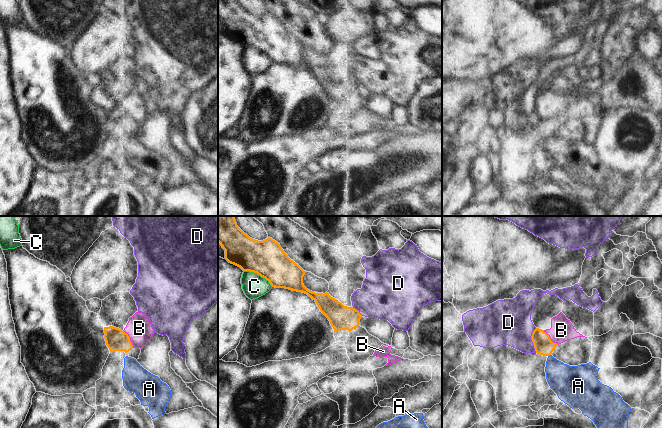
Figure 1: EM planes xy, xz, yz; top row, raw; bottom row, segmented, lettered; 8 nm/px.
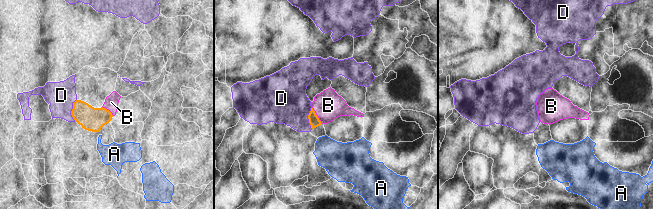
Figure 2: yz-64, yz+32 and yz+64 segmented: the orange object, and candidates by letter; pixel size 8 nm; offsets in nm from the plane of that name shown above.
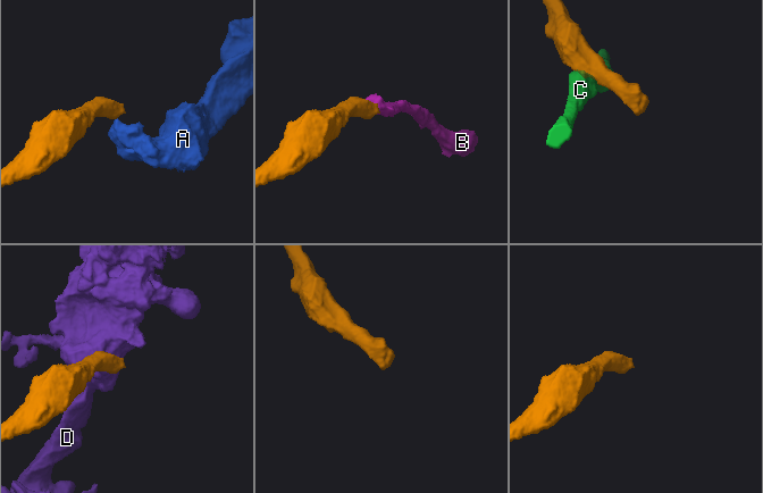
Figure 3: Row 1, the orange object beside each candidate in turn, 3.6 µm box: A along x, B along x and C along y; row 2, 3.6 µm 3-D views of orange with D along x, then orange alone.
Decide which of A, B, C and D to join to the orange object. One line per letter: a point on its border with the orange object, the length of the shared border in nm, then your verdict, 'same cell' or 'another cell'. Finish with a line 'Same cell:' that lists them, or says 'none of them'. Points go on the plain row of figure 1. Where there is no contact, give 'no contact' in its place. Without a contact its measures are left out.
A: meets orange in yz at (549, 131); contact 30 nm long; another cell
B: meets orange in yz at (550, 115); contact 170 nm long; same cell
C: meets orange in xz at (259, 50); contact 260 nm long; another cell
D: meets orange in yz at (531, 115); contact 200 nm long; another cell
Same cell: B

